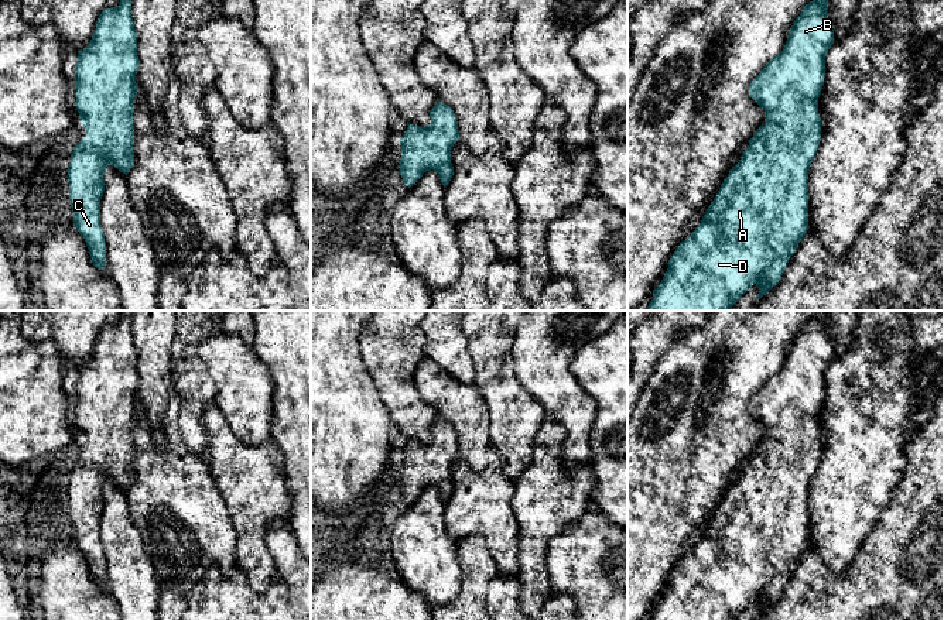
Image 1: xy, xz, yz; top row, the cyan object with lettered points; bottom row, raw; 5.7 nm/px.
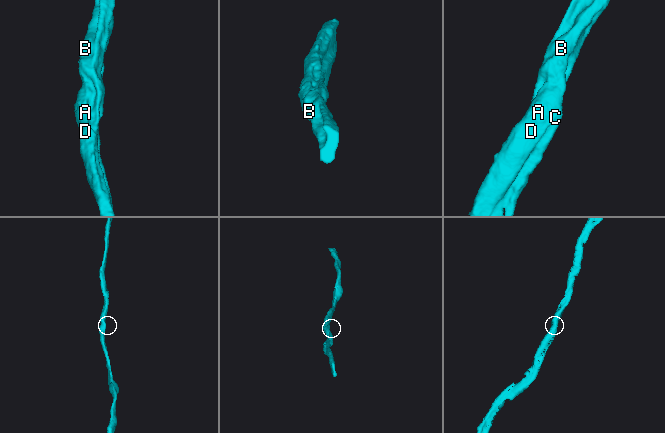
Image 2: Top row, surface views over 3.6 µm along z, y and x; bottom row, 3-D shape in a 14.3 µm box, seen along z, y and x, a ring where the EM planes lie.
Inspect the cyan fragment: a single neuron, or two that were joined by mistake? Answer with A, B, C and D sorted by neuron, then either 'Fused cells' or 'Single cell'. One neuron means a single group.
Groups: A B C D. Single cell

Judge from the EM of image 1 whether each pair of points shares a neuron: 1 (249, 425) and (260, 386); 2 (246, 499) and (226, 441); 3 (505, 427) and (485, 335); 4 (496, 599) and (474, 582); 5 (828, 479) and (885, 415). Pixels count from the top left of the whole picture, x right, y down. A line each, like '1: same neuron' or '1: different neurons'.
1: same neuron
2: same neuron
3: same neuron
4: different neurons
5: same neuron

